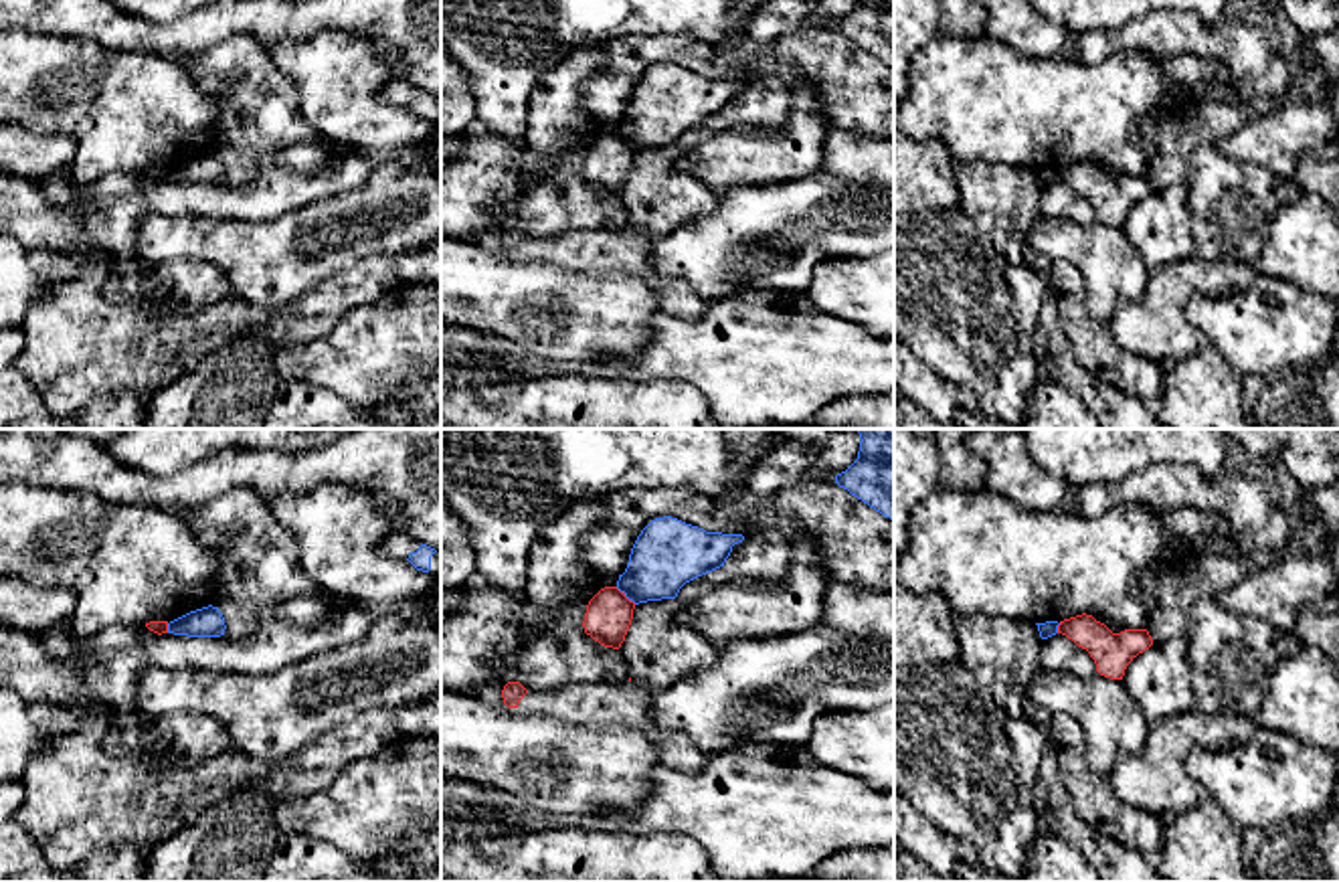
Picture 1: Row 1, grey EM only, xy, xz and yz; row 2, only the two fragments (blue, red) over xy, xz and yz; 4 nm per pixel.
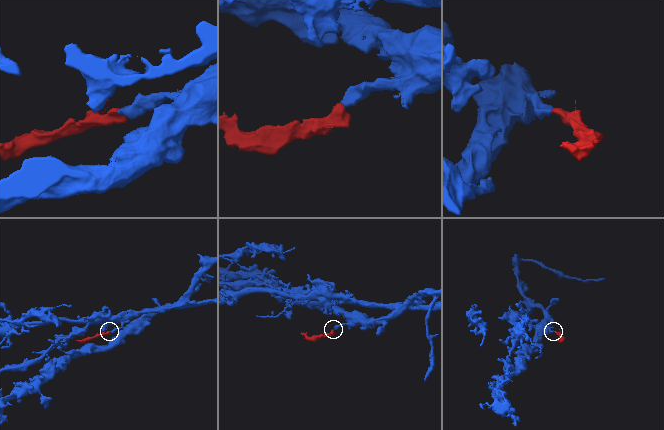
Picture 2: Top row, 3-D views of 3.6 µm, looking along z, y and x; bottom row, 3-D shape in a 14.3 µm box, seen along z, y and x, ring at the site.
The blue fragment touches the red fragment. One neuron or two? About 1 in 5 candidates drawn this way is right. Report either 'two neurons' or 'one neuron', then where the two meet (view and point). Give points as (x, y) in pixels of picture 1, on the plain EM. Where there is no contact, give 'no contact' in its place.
two neurons | xz (626, 142)

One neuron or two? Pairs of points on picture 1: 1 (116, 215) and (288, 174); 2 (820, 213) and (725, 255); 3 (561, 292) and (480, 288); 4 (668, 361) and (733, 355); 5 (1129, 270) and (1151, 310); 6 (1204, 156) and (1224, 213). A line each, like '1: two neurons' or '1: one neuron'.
1: one neuron
2: one neuron
3: one neuron
4: one neuron
5: two neurons
6: one neuron

